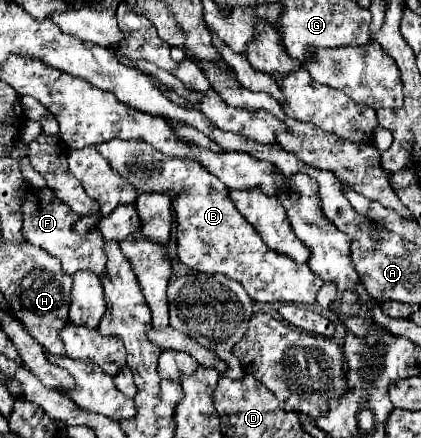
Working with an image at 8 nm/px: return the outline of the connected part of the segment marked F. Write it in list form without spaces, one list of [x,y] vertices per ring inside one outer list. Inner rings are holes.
[[[30,187],[30,195],[24,199],[22,213],[24,213],[24,223],[22,223],[24,239],[36,247],[46,249],[52,257],[58,257],[62,261],[64,273],[74,275],[78,269],[88,269],[96,275],[104,273],[106,255],[102,251],[104,239],[100,237],[100,231],[92,229],[88,237],[80,237],[80,233],[72,229],[74,221],[80,221],[80,215],[72,213],[68,205],[62,205],[62,201],[56,201],[56,193],[52,193],[50,187],[44,187],[44,189]]]

